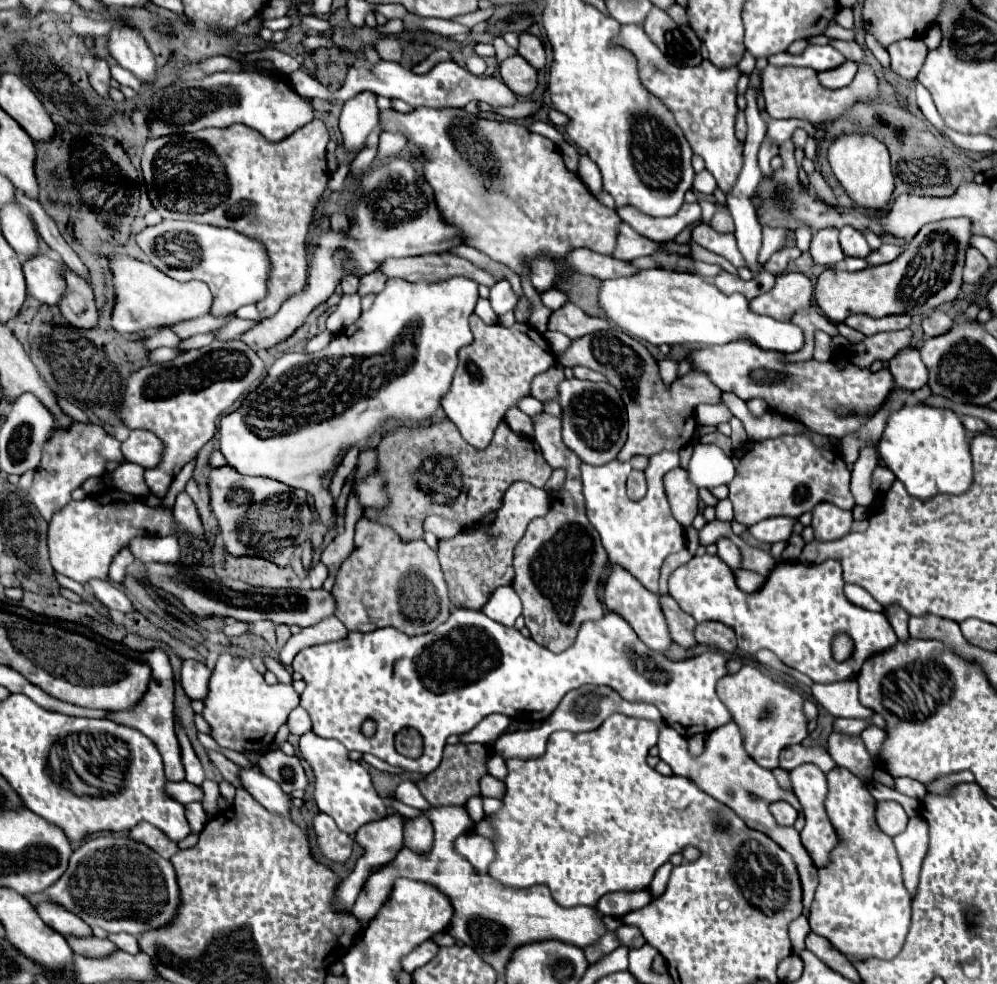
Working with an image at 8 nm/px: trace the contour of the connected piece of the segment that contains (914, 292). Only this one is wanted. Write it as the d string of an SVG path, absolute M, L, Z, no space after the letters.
M949 218L949 220L939 220L923 226L919 234L909 240L905 250L895 258L895 262L887 262L885 266L869 266L859 272L845 272L837 268L825 268L815 284L815 300L821 306L823 314L831 322L843 322L851 314L869 314L873 318L881 318L887 314L927 314L933 308L937 308L943 302L951 302L957 298L961 292L961 272L965 264L965 254L969 248L971 240L971 220L969 218Z

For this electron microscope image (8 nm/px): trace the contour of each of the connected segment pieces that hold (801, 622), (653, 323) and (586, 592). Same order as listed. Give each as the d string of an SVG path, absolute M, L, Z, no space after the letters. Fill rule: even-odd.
M705 554L691 558L691 564L679 566L668 580L668 591L683 612L691 614L699 624L713 620L733 628L741 652L753 656L767 648L813 682L827 684L857 678L867 658L897 642L885 614L857 608L845 598L837 560L825 560L823 564L779 562L765 584L749 594L739 590L733 570L717 554ZM839 634L847 634L853 640L853 654L845 662L835 662L833 658L833 640Z
M639 270L633 276L627 278L609 278L601 282L599 288L599 306L605 312L605 316L623 332L647 340L653 346L661 344L725 344L735 338L751 338L757 346L765 350L781 350L785 354L797 352L803 346L803 332L795 324L789 322L779 322L769 316L759 316L749 310L749 302L741 294L731 294L725 296L723 292L717 290L711 282L703 280L701 276L695 274L685 274L685 272L669 272L669 270Z
M533 418L533 424L533 438L541 446L546 462L553 469L567 470L567 480L561 490L551 494L549 514L531 520L527 532L517 542L513 588L523 602L523 618L531 638L551 652L563 652L573 644L583 622L599 620L605 614L599 600L599 584L607 568L607 552L599 542L597 530L587 522L583 486L579 482L581 460L561 442L561 420Z

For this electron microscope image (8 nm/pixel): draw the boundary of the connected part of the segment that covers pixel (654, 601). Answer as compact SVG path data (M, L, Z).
M615 566L605 582L605 596L603 596L603 602L609 610L621 614L631 626L633 630L637 632L637 636L655 652L661 652L665 654L669 648L671 648L671 636L669 636L669 626L667 626L667 620L663 616L663 610L659 606L659 594L653 594L649 592L637 578L633 578L627 570Z

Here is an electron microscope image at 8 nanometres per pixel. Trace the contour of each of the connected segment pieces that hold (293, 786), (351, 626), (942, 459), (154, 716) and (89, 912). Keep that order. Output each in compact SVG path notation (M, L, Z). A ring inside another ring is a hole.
M269 750L259 758L259 768L263 774L281 784L281 788L291 794L293 790L305 790L309 780L301 766L299 756L287 756L281 750Z
M361 518L355 526L355 550L341 564L333 596L337 600L335 616L347 630L357 632L393 626L409 636L419 636L433 632L451 614L447 582L437 554L427 546L427 542L403 542L391 528L367 518Z
M927 404L903 406L887 420L887 428L879 440L879 454L915 498L929 500L937 494L959 496L971 488L973 460L969 438L961 418L953 410Z
M153 648L153 650L147 650L147 652L139 652L141 658L145 658L149 664L151 664L151 670L153 670L153 676L151 676L151 682L149 682L149 688L143 696L143 700L131 708L131 710L125 710L125 712L115 712L111 716L113 722L119 722L119 724L125 724L125 726L131 726L131 728L137 728L141 730L147 738L151 738L155 742L155 746L159 748L161 756L163 756L163 762L165 762L165 776L167 780L171 782L179 782L185 778L185 772L183 772L183 764L181 764L181 750L179 750L179 742L175 738L175 730L173 730L173 698L175 698L175 682L173 682L173 670L171 670L171 664L169 664L169 658L165 654L165 650L161 648Z
M97 836L87 840L81 848L77 848L69 860L69 868L65 874L47 890L39 894L27 896L31 900L31 906L37 906L39 902L53 902L63 906L65 910L81 916L89 926L99 926L107 932L127 932L139 938L147 930L169 926L175 920L175 914L181 906L181 894L179 884L175 878L175 870L169 860L161 858L155 850L151 850L145 844L133 842L129 836Z

